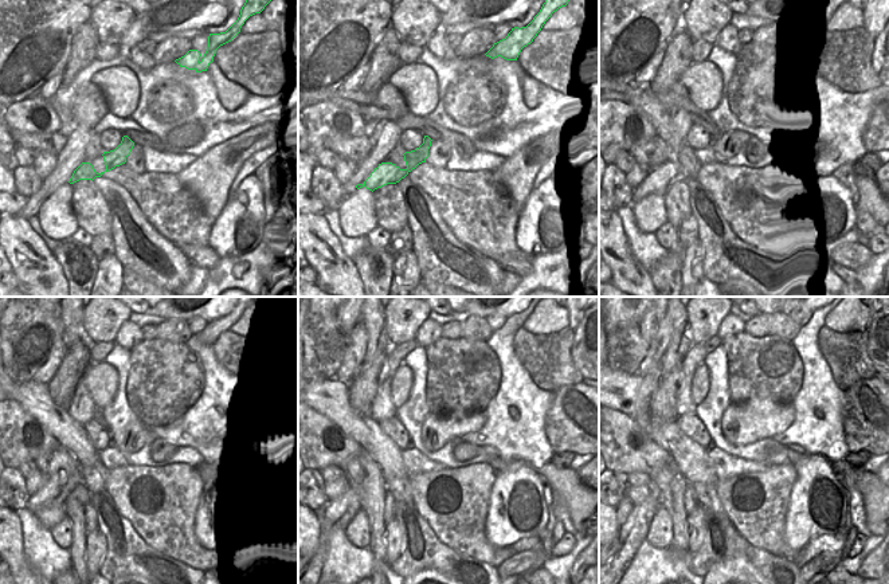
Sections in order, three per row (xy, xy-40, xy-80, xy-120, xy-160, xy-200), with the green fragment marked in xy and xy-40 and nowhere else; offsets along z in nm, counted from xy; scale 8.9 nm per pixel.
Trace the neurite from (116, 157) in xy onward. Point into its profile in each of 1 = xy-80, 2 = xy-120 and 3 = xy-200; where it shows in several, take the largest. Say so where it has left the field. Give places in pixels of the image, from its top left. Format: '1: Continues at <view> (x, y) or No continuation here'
1: Continues at xy-80 (649, 187)
2: Continues at xy-120 (50, 494)
3: Continues at xy-200 (633, 532)

